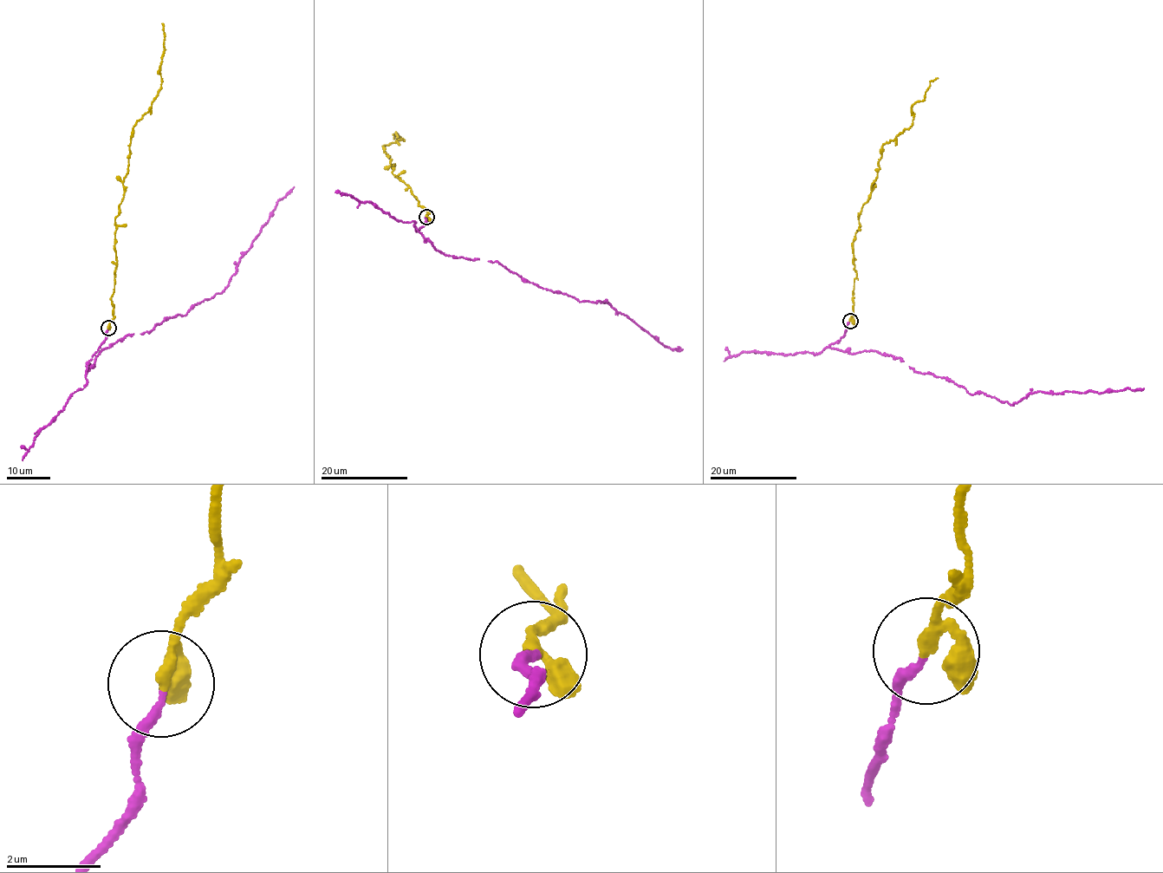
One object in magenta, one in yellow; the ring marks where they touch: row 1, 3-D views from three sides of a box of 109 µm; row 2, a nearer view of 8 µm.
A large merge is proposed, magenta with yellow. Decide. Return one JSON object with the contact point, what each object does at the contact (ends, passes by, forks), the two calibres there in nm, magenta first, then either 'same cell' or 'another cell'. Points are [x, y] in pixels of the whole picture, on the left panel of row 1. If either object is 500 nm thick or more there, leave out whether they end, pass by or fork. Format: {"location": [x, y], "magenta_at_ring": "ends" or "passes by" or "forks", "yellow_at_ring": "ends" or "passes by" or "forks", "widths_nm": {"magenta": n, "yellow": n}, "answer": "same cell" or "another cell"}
{"location": [108, 328], "magenta_at_ring": "ends", "yellow_at_ring": "passes by", "widths_nm": {"magenta": 150, "yellow": 190}, "answer": "same cell"}

